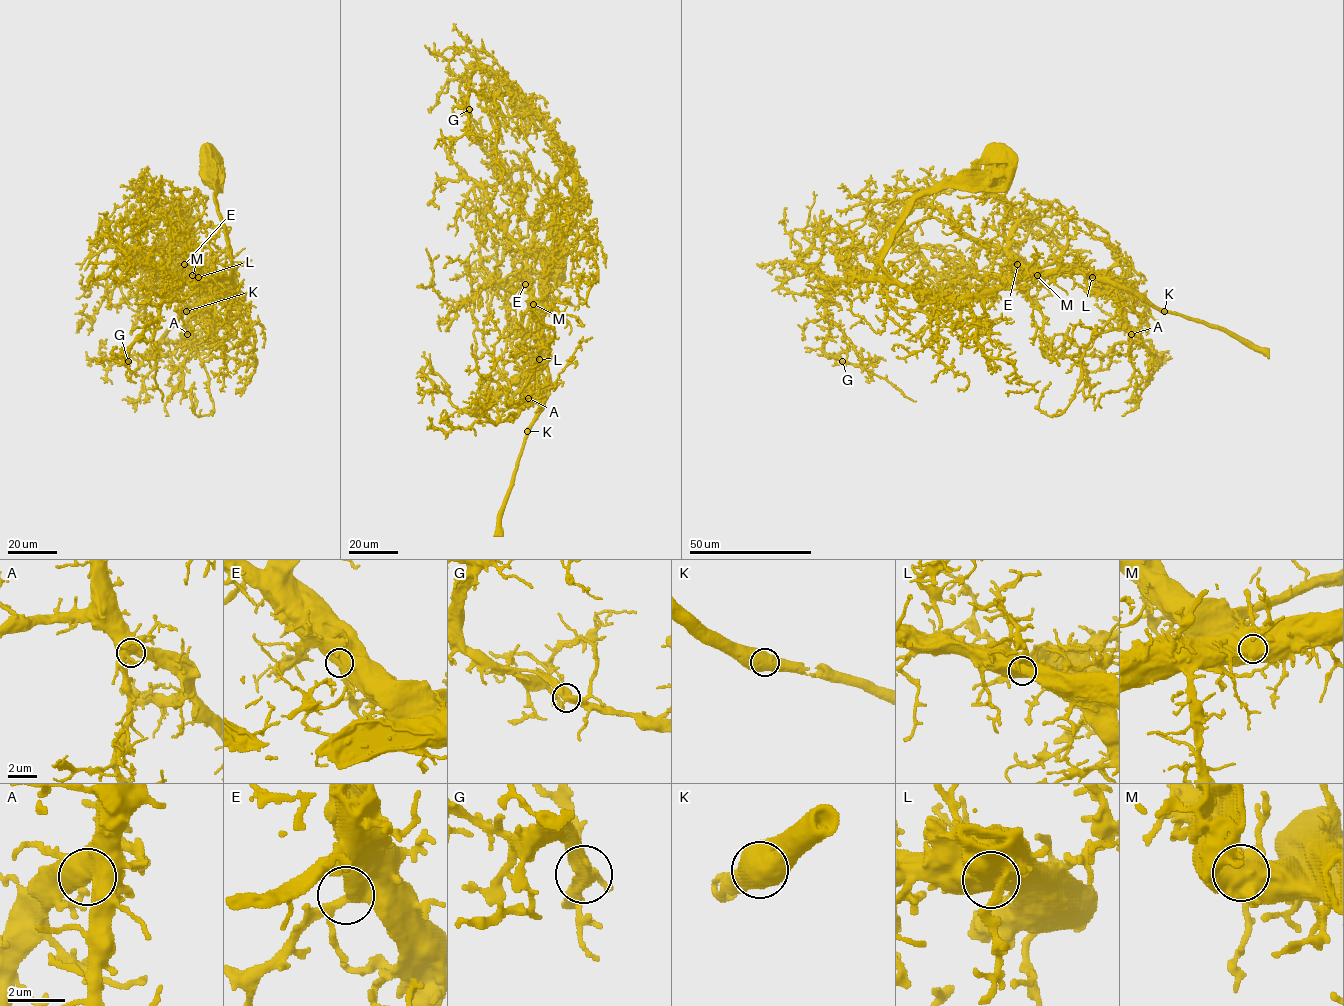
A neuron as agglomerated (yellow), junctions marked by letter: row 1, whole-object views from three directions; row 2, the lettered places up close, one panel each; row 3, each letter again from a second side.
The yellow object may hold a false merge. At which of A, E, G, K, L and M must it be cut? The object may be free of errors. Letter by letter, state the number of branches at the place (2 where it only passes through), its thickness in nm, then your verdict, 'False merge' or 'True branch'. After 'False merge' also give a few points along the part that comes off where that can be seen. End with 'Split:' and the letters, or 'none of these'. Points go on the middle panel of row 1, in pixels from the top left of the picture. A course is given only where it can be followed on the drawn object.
A: Branches: 2. Thickness 600 nm. True branch
E: Branches: 2. Thickness 550 nm. True branch
G: Branches: 2. Thickness 480 nm. True branch
K: Branches: 2. Thickness 950 nm. True branch
L: Branches: 2. Thickness 600 nm. True branch
M: Branches: 2. Thickness 550 nm. True branch
Split: none of these

